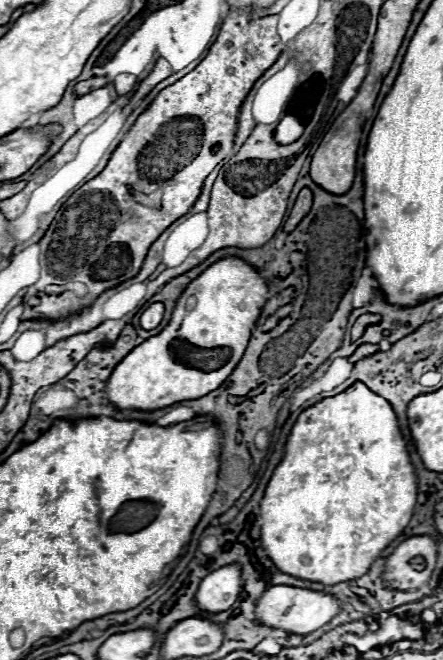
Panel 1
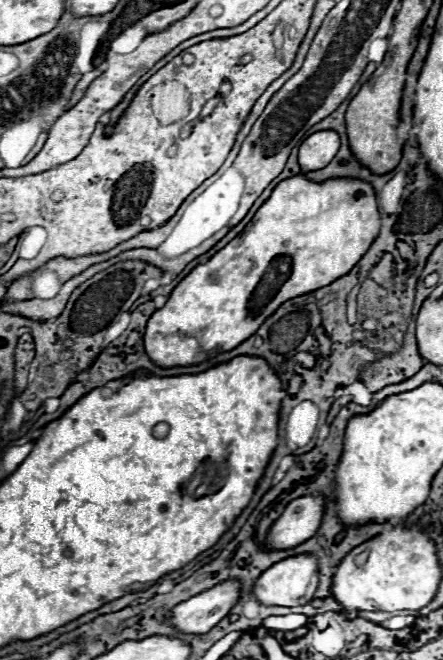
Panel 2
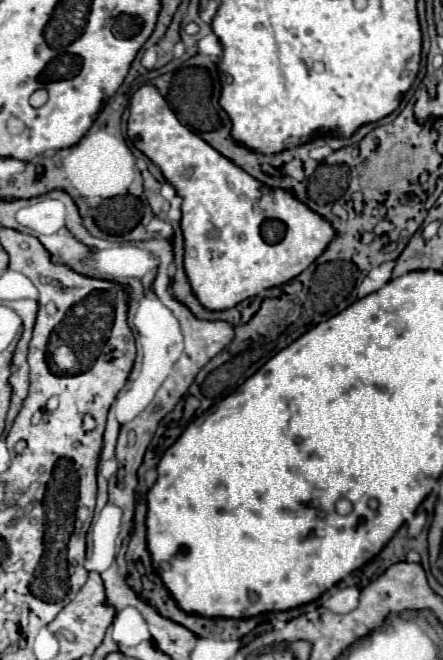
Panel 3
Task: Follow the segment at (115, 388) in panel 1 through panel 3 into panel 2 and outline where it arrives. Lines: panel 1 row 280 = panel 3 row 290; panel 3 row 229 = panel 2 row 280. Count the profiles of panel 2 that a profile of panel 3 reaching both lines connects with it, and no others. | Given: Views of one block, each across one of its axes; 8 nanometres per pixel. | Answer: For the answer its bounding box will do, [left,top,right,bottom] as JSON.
[144,174,380,368]

